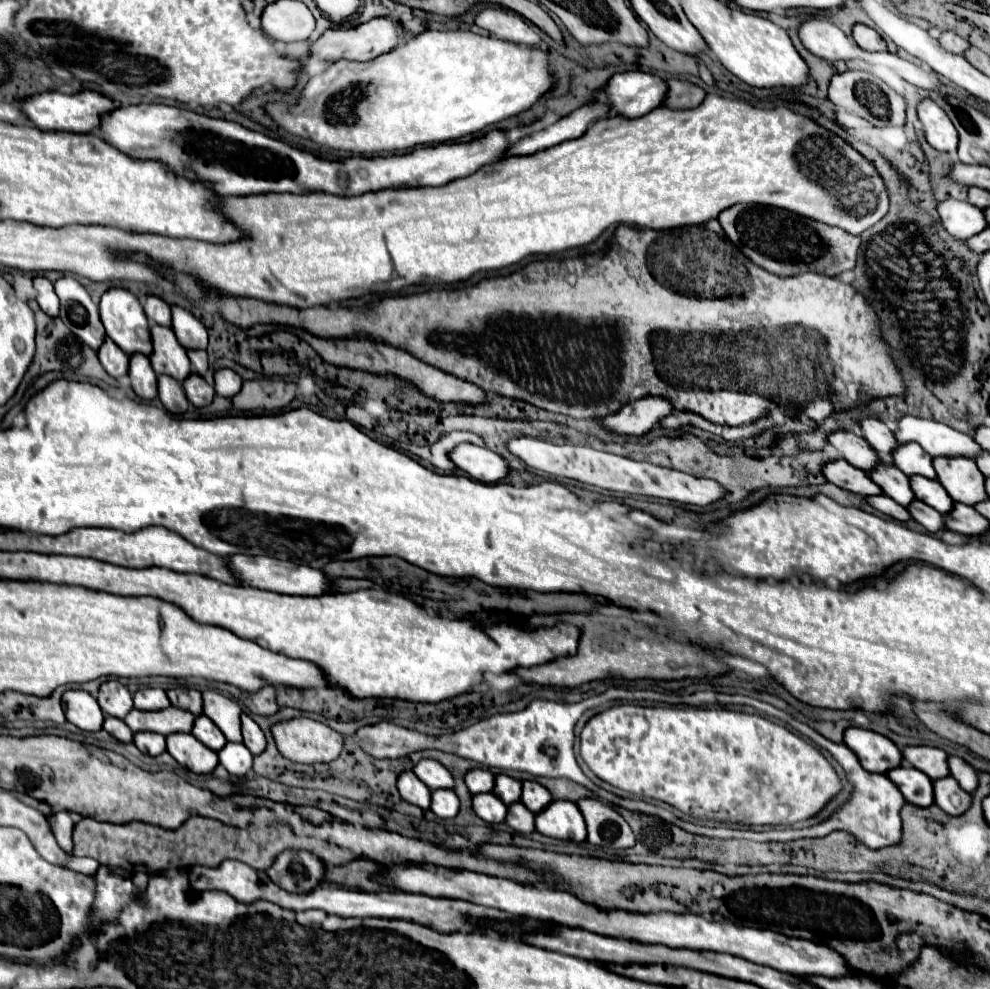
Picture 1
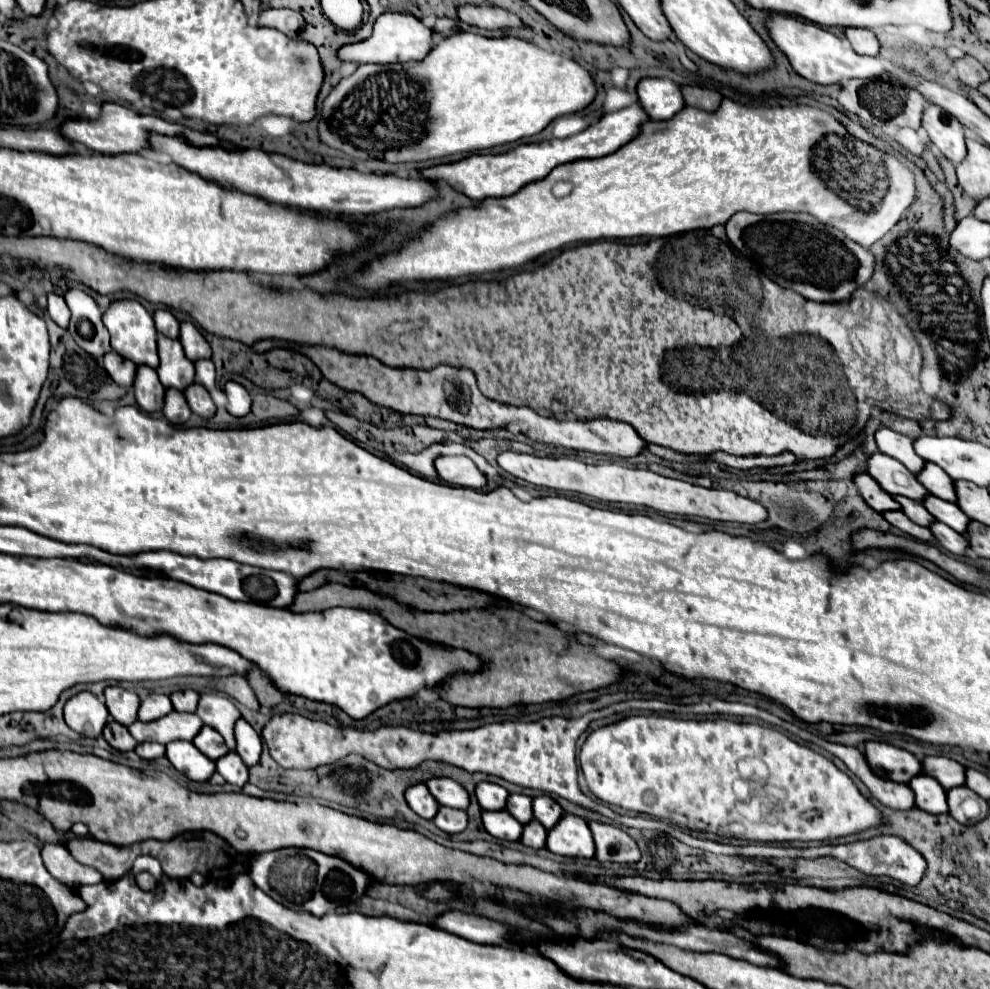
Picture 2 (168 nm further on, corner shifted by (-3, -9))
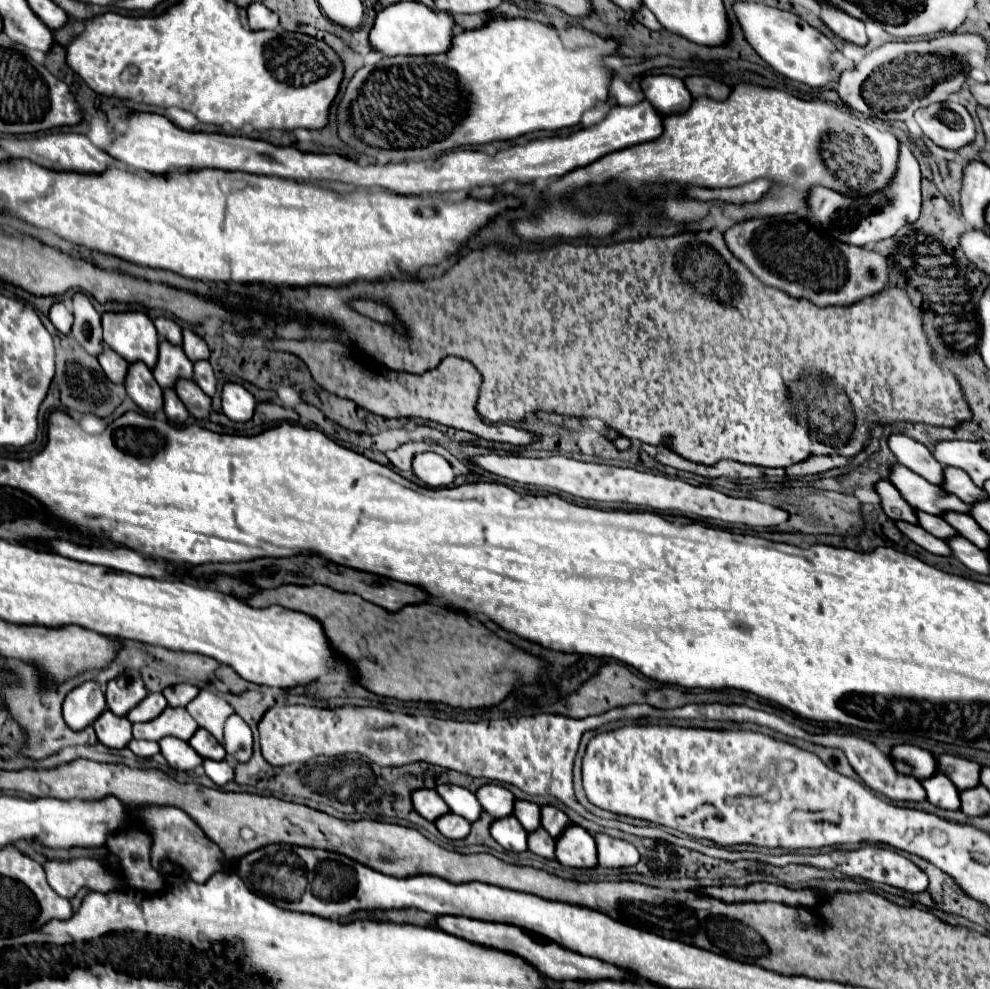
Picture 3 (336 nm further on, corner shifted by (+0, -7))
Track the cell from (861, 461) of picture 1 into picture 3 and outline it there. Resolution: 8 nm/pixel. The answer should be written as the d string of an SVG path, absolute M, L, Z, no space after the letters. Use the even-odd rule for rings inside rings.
M896 464L892 468L890 482L900 490L904 500L920 512L928 512L934 516L944 516L946 512L970 514L972 504L964 504L958 496L944 492L944 488L940 488L936 484L930 484L928 480L914 474L906 466Z

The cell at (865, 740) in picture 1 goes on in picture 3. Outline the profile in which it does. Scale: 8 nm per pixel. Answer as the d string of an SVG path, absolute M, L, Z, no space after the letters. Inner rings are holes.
M902 744L892 750L892 760L898 772L924 780L924 774L936 774L936 756L924 748Z

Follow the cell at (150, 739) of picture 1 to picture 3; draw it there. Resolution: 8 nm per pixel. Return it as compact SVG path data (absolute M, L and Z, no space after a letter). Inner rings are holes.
M132 740L132 742L128 744L128 748L130 748L136 756L140 756L140 758L150 758L150 756L154 756L154 754L160 752L158 742L150 742L150 740Z

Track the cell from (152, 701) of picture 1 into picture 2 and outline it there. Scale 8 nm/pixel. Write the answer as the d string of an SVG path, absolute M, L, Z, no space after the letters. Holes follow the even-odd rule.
M149 694L139 706L139 720L153 722L155 718L163 718L173 710L169 696L163 694Z

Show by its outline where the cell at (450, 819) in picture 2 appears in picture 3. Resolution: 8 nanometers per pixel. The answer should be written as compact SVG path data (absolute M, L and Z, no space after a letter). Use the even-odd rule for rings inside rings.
M452 812L446 816L440 816L434 824L440 830L440 834L444 834L450 840L464 840L470 834L470 822Z

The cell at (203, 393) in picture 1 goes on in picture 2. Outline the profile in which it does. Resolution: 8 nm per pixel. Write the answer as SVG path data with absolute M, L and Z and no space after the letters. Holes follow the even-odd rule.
M191 384L183 394L185 394L185 398L187 398L187 402L189 402L189 406L191 406L191 410L193 410L195 414L199 414L199 416L203 416L203 418L215 416L215 410L217 410L217 408L215 408L209 392L203 390L203 386Z

